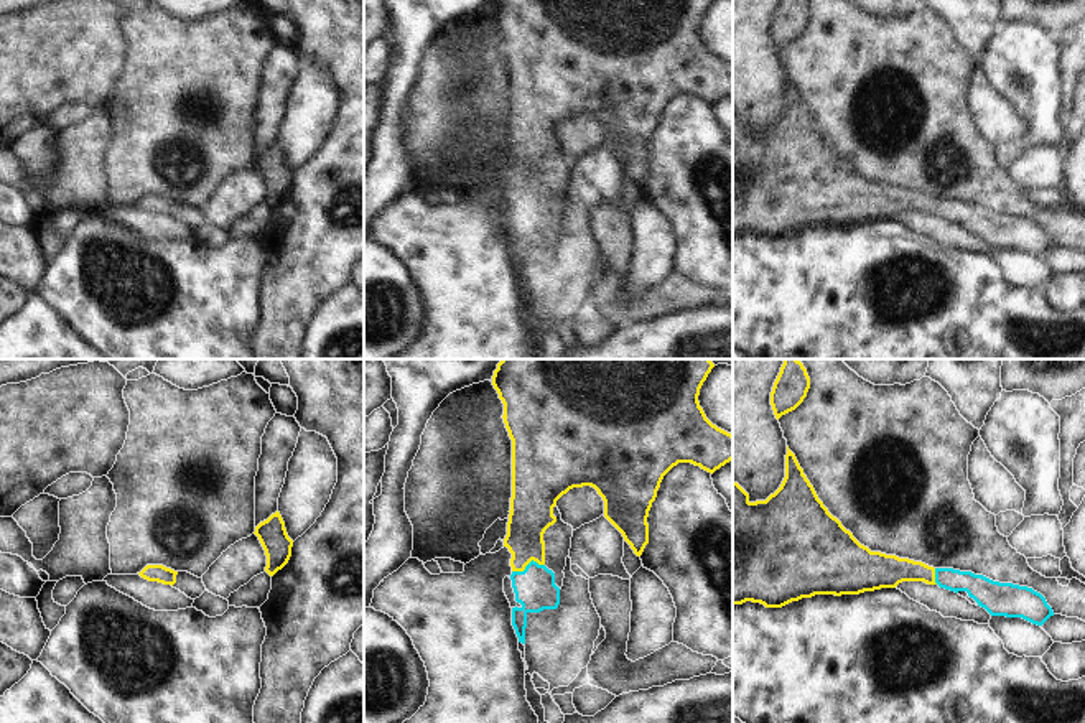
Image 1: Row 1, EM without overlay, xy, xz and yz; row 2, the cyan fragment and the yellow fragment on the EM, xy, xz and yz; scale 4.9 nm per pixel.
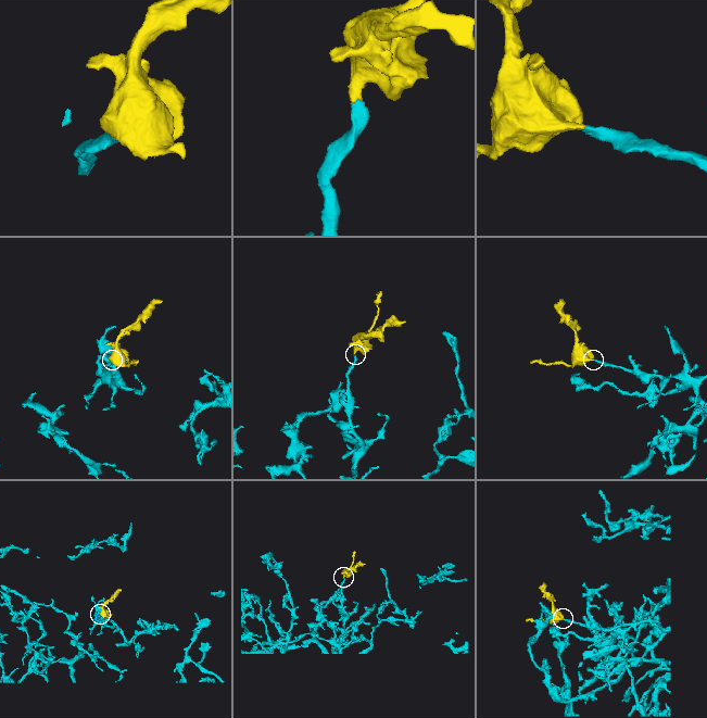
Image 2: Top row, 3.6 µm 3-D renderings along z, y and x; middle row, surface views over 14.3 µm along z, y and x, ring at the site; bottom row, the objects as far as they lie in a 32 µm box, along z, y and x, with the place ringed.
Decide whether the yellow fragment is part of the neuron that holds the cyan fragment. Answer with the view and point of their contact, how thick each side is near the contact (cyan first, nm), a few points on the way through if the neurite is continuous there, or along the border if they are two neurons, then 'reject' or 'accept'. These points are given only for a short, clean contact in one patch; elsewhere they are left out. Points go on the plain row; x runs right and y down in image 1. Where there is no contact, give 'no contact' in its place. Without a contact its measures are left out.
contact xz (527, 196); calibres 200 and 200 nm; way xz (535, 221), (527, 196), (527, 152), (530, 145); accept

